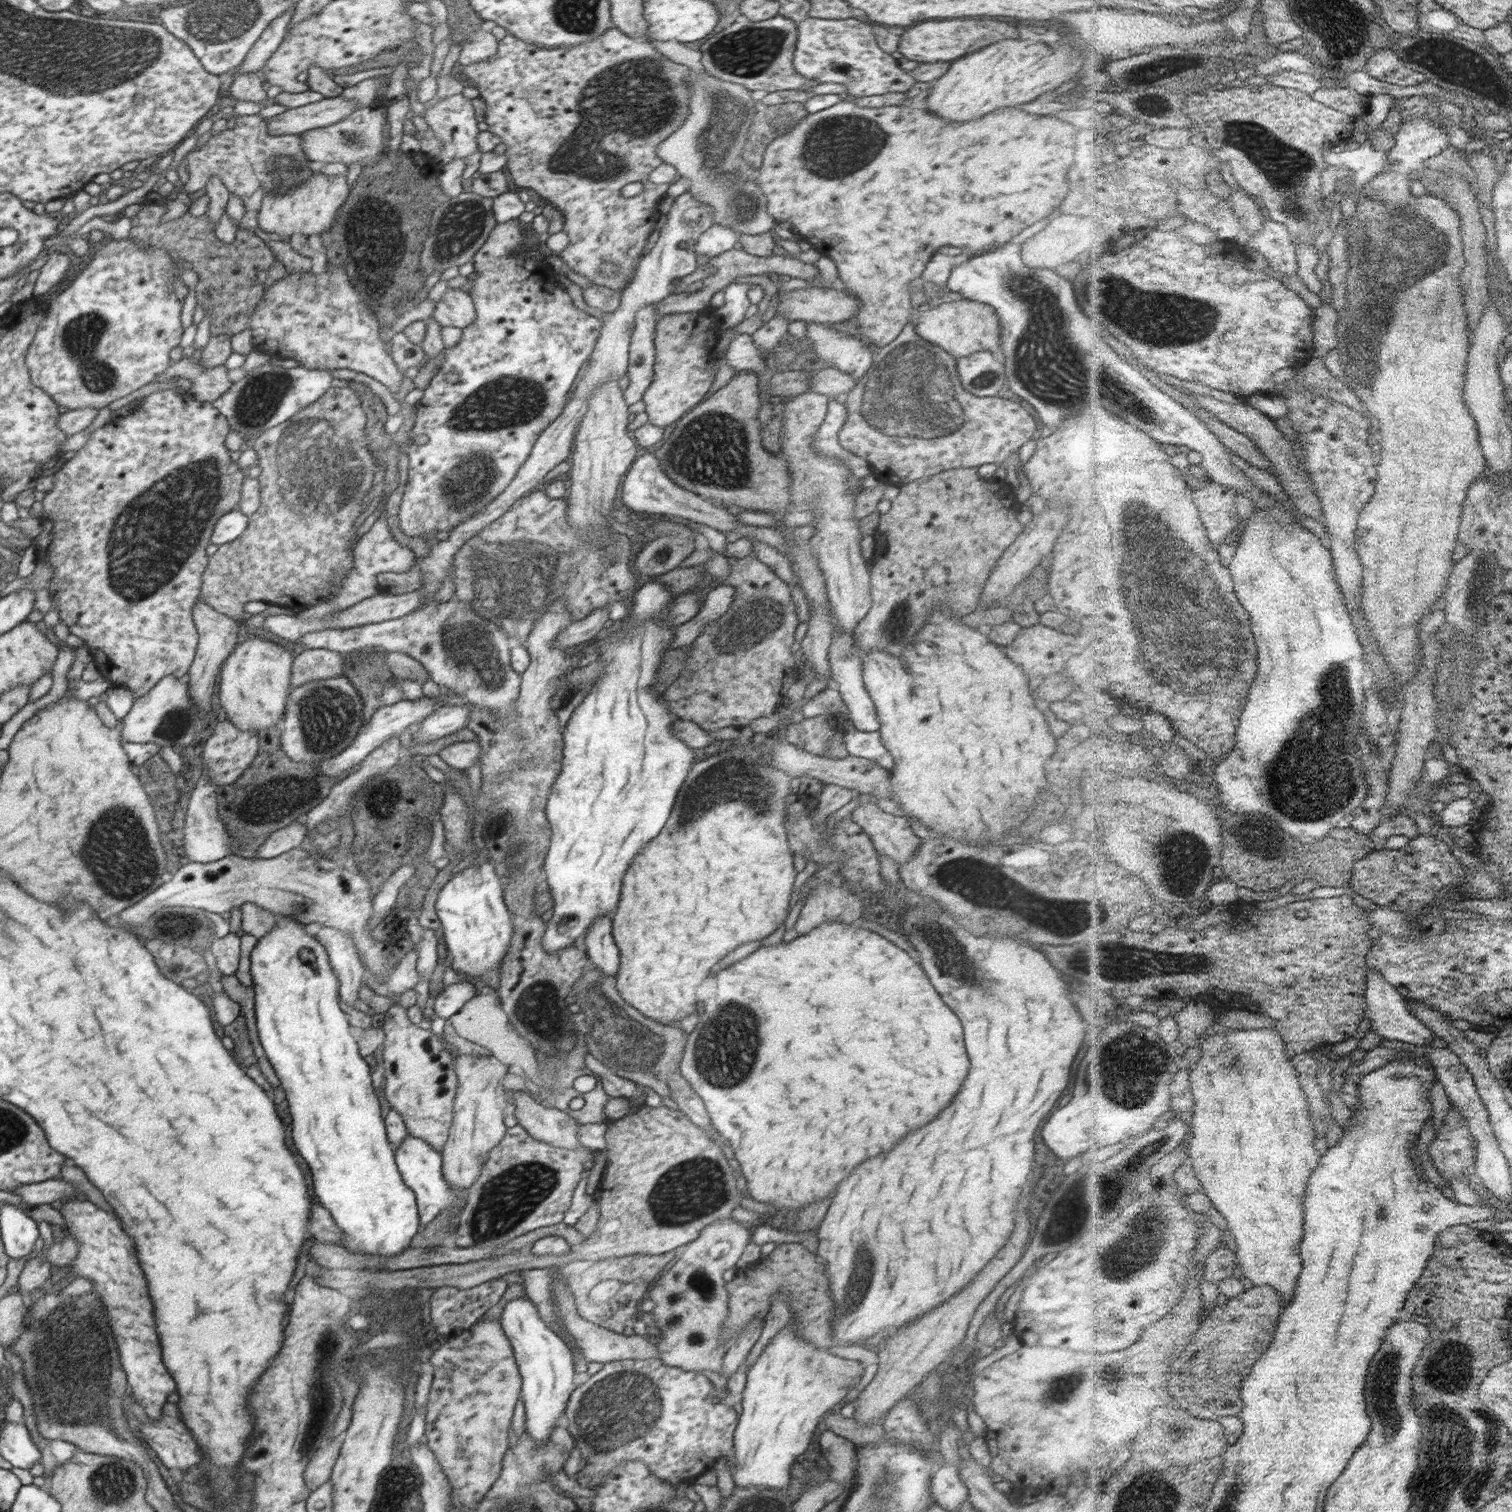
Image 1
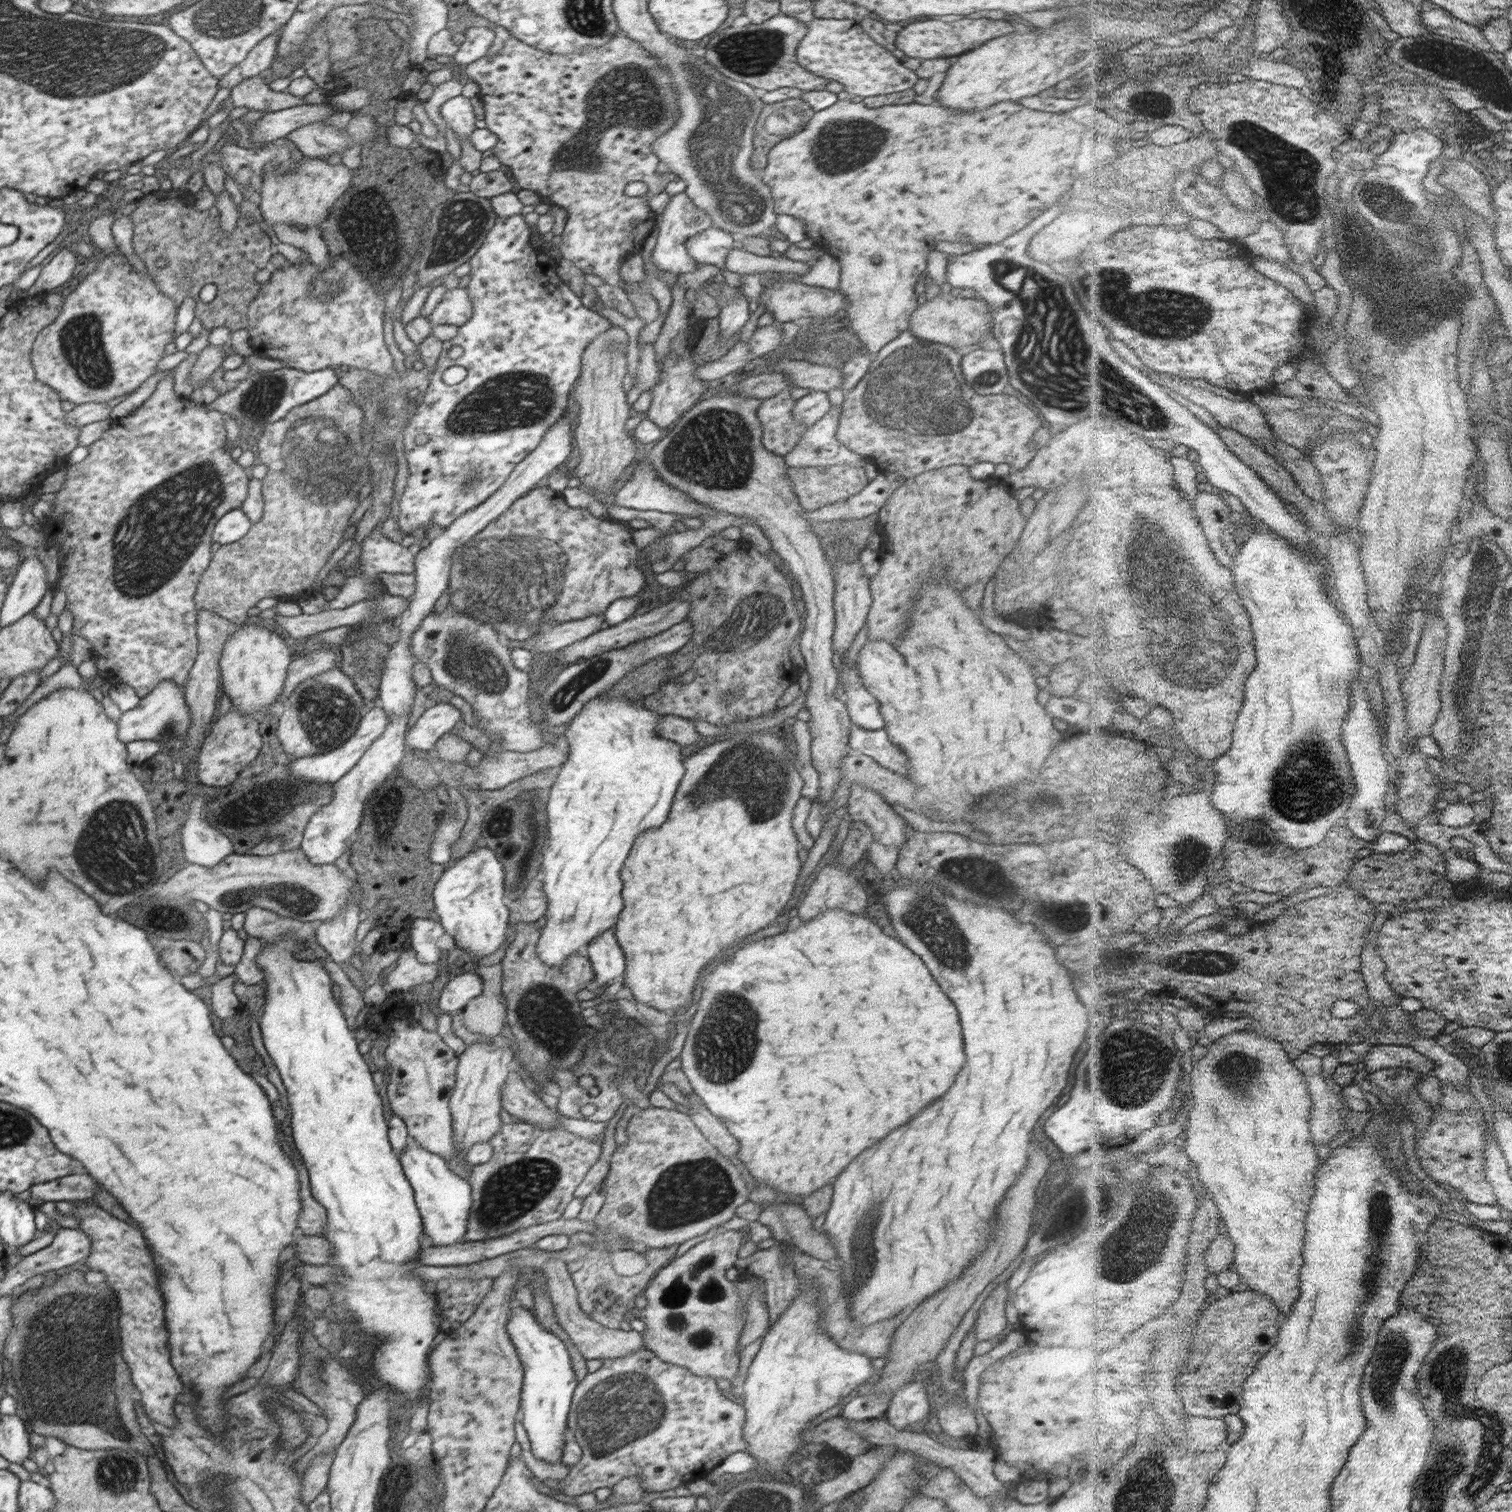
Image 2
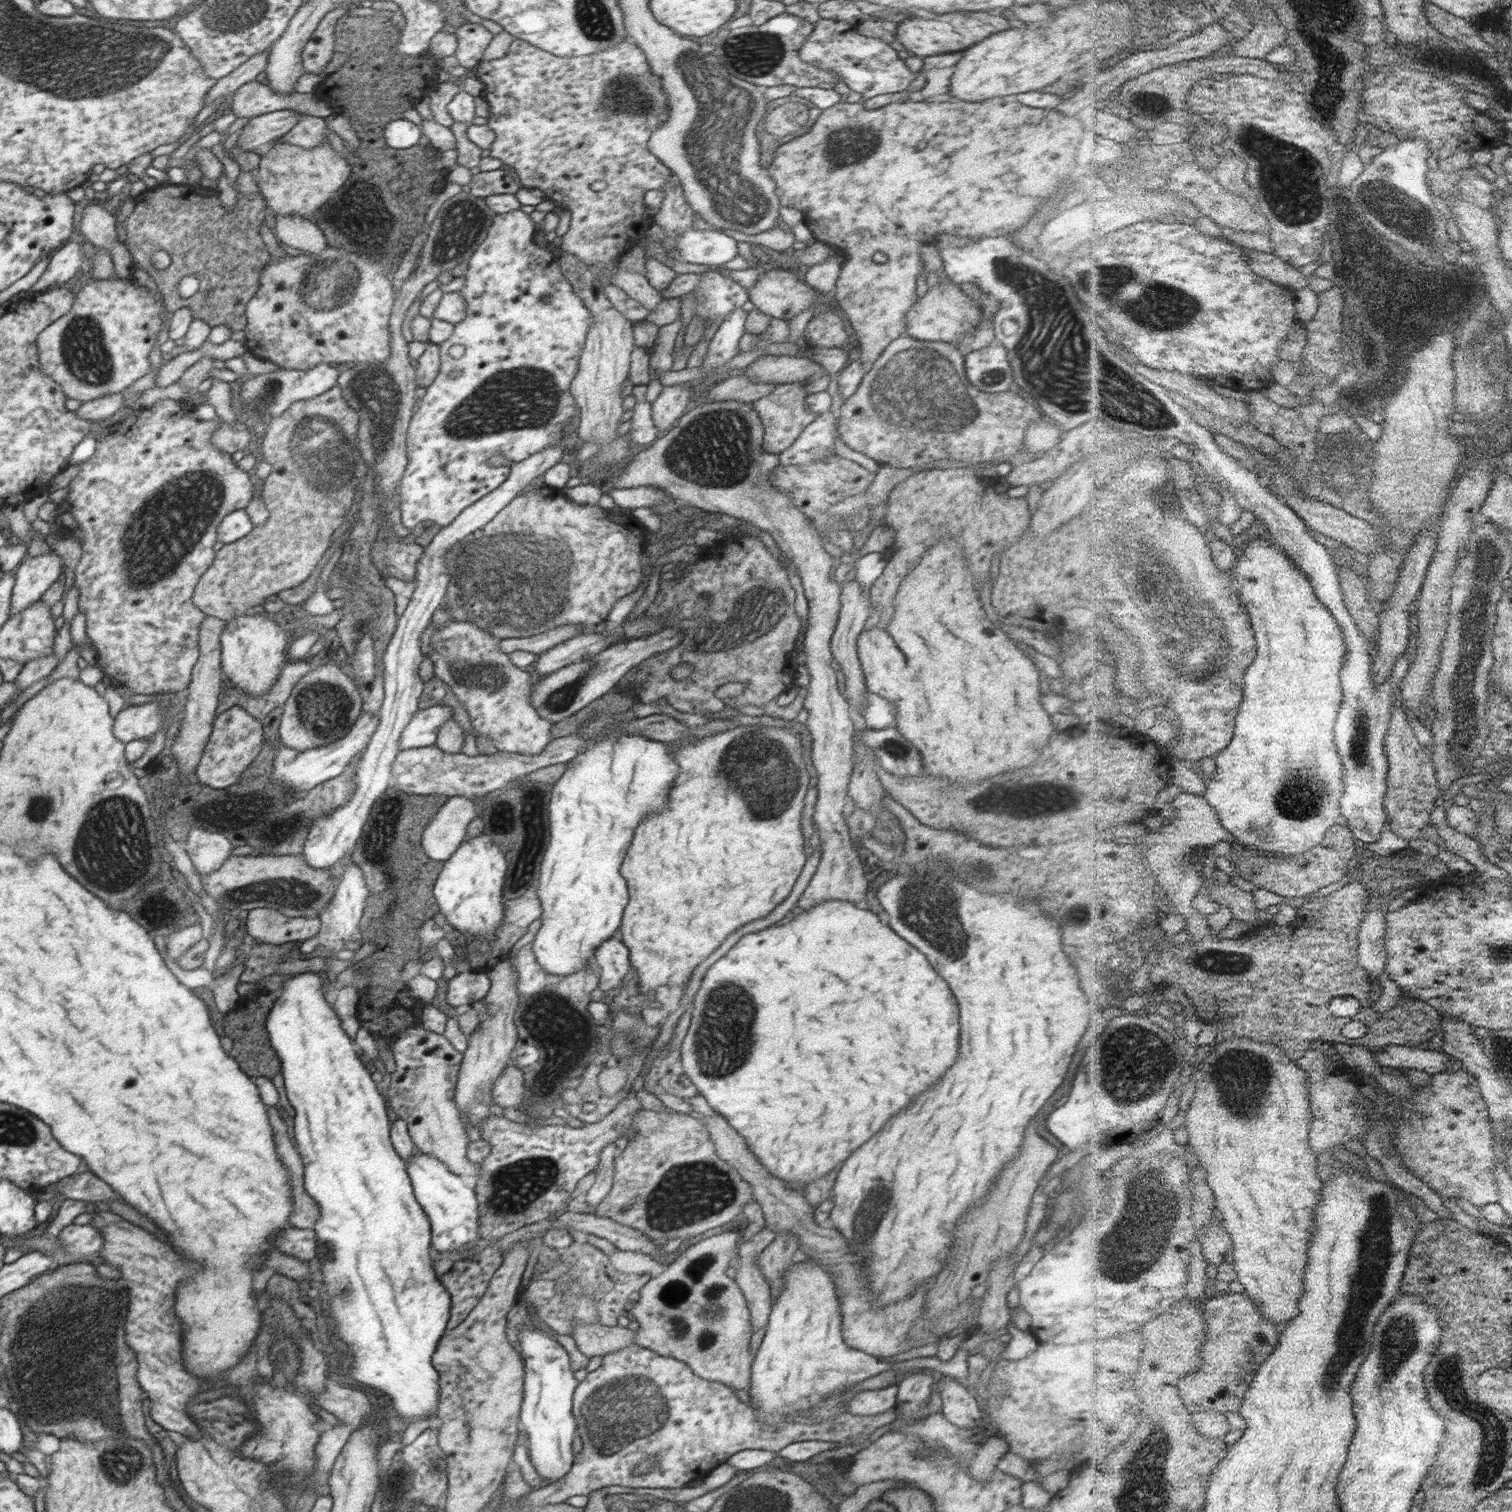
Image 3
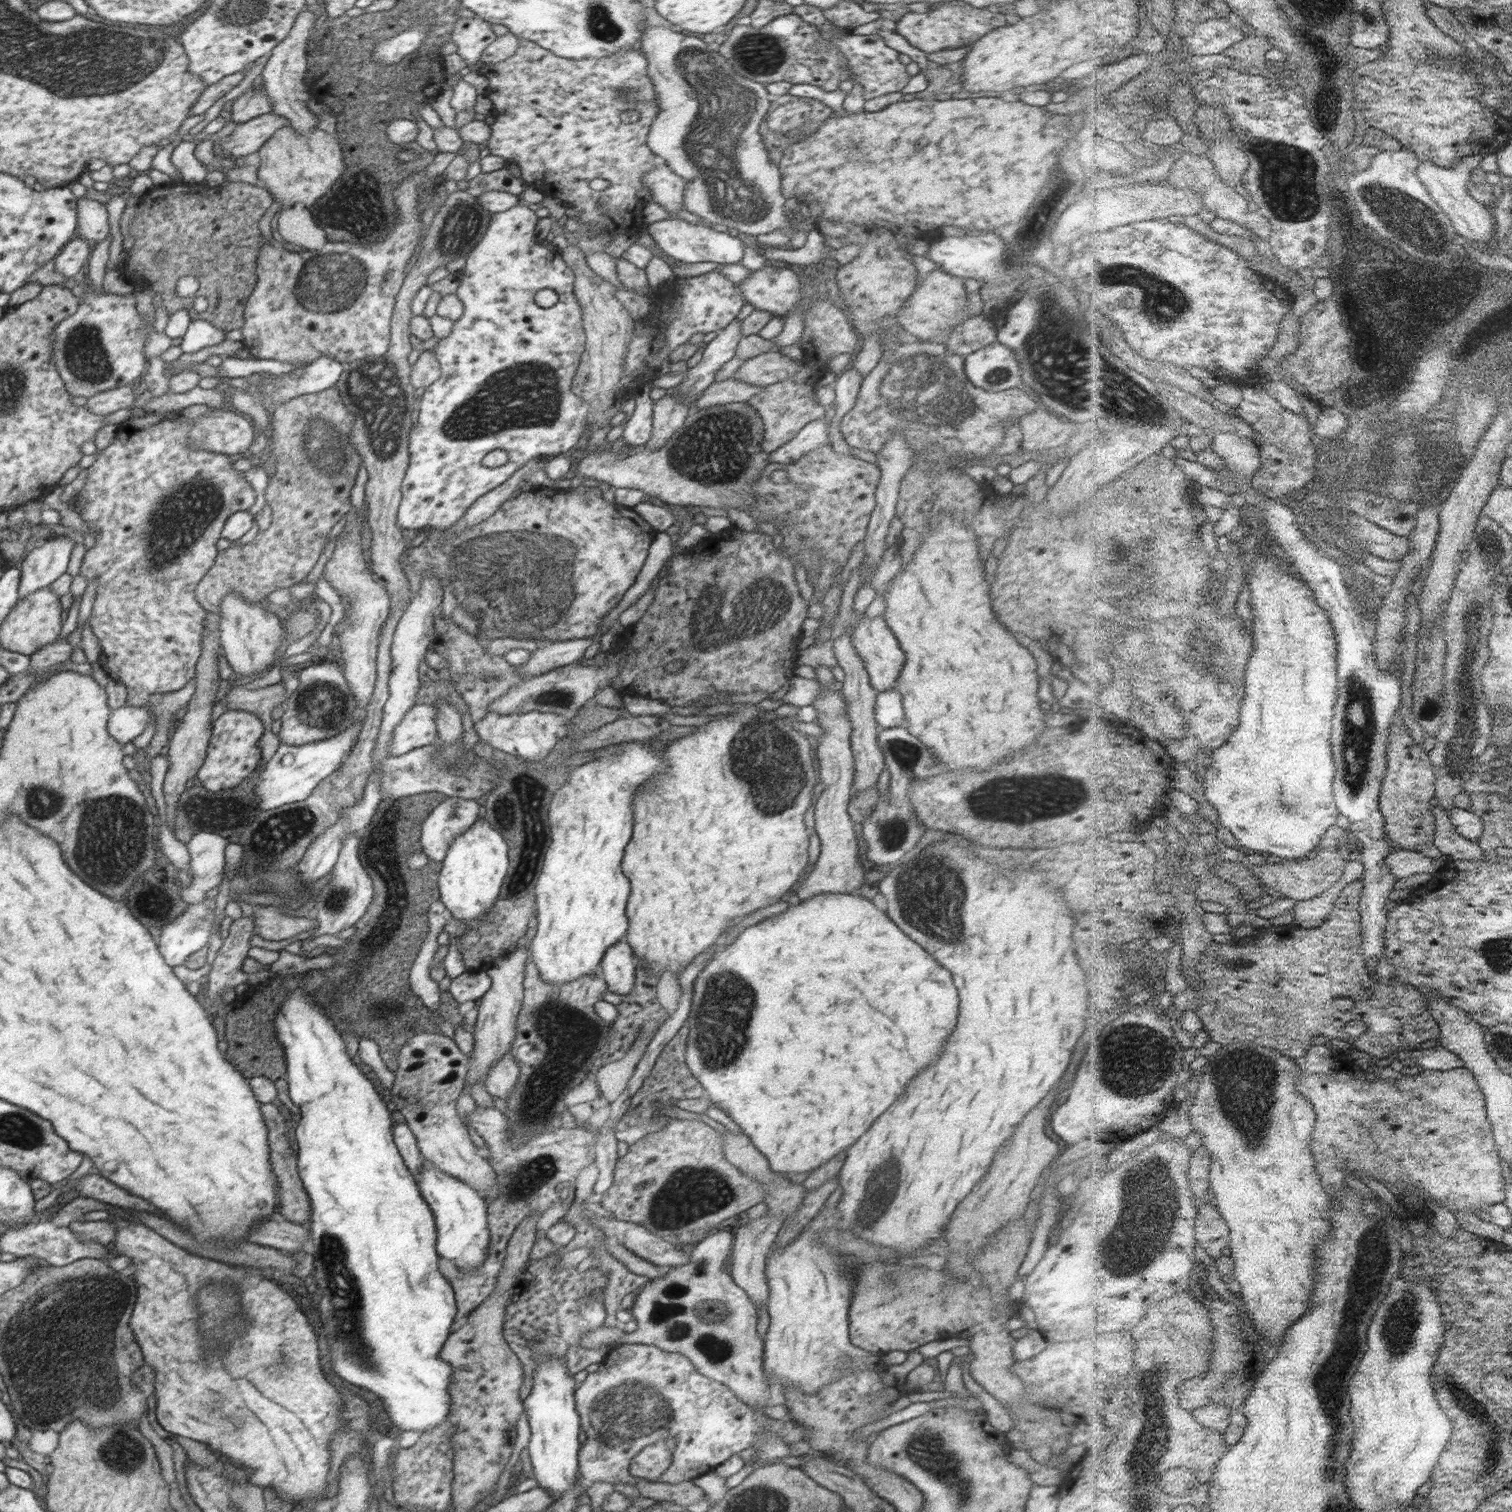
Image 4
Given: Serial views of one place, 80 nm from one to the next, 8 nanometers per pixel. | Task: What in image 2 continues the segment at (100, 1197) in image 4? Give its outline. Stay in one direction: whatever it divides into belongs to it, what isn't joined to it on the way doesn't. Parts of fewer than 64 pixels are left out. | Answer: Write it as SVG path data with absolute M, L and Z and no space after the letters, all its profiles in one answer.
M82 1172L33 1184L30 1190L32 1199L42 1199L44 1202L79 1201L93 1198L100 1189L99 1184L89 1175Z

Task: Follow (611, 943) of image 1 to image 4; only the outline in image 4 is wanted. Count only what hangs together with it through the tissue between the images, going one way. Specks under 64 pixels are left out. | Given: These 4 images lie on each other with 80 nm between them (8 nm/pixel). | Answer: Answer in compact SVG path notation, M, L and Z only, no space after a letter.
M620 940L604 951L600 974L606 981L607 990L614 994L628 994L635 985L637 973L632 947Z

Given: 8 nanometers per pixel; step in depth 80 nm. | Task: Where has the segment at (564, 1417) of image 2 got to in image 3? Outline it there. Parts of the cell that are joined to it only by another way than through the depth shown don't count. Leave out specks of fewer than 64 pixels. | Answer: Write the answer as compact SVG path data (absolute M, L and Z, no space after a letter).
M522 1327L519 1330L519 1343L521 1357L525 1363L525 1375L523 1378L523 1401L519 1422L521 1428L527 1433L528 1439L525 1444L529 1449L532 1464L534 1464L537 1474L543 1479L550 1478L552 1483L563 1479L573 1467L574 1453L572 1452L572 1440L577 1432L577 1424L573 1415L573 1394L579 1381L574 1377L574 1371L570 1367L570 1357L568 1353L547 1333L537 1331L536 1328Z

